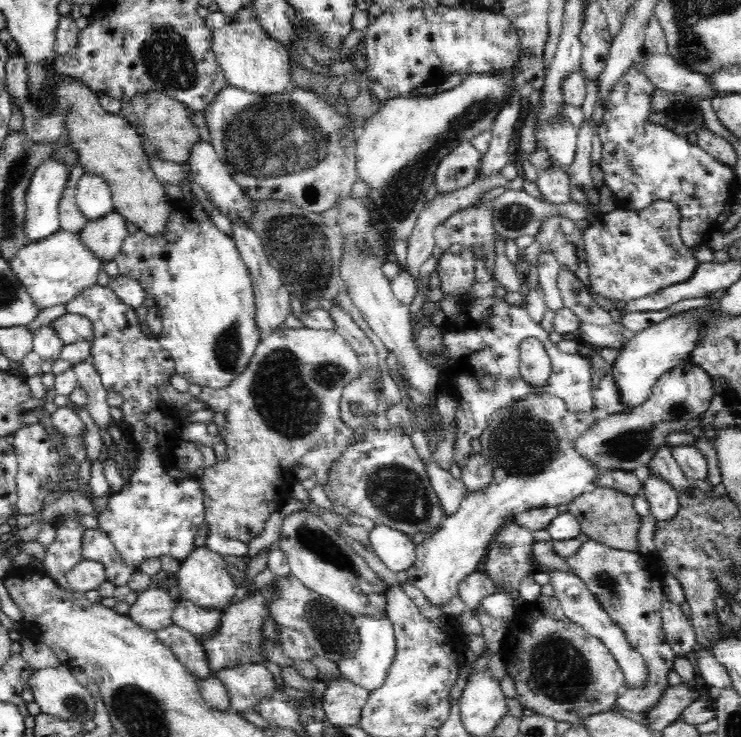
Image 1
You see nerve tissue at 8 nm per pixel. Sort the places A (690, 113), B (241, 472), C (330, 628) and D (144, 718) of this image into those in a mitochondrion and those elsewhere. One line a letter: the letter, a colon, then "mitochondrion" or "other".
A: mitochondrion
B: other
C: mitochondrion
D: mitochondrion

